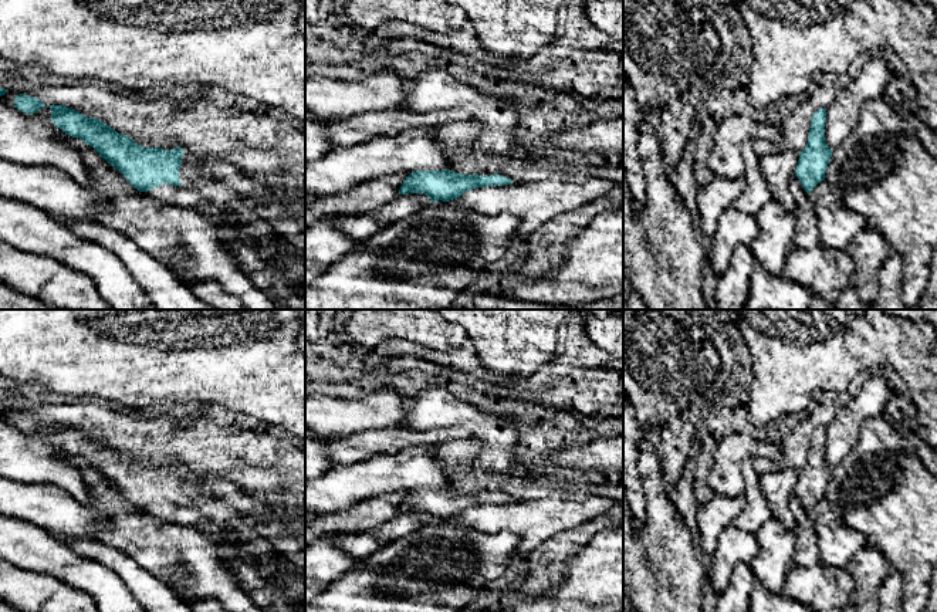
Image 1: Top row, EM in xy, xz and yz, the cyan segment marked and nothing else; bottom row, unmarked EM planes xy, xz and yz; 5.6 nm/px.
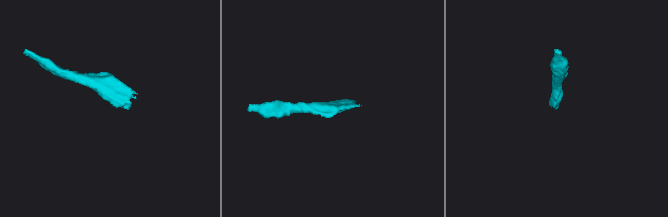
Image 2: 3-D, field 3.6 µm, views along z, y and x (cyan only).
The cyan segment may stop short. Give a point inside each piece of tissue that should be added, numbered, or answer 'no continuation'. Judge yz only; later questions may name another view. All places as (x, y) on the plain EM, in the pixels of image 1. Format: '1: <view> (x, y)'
no continuation

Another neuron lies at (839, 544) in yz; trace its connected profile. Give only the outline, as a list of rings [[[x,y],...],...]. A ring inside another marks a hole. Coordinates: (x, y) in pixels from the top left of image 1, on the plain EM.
[[[826,498],[818,501],[809,511],[821,547],[821,562],[829,567],[846,568],[850,559],[863,550],[869,540],[833,518]]]

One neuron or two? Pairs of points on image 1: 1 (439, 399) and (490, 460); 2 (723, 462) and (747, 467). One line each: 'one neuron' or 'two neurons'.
1: one neuron
2: two neurons

